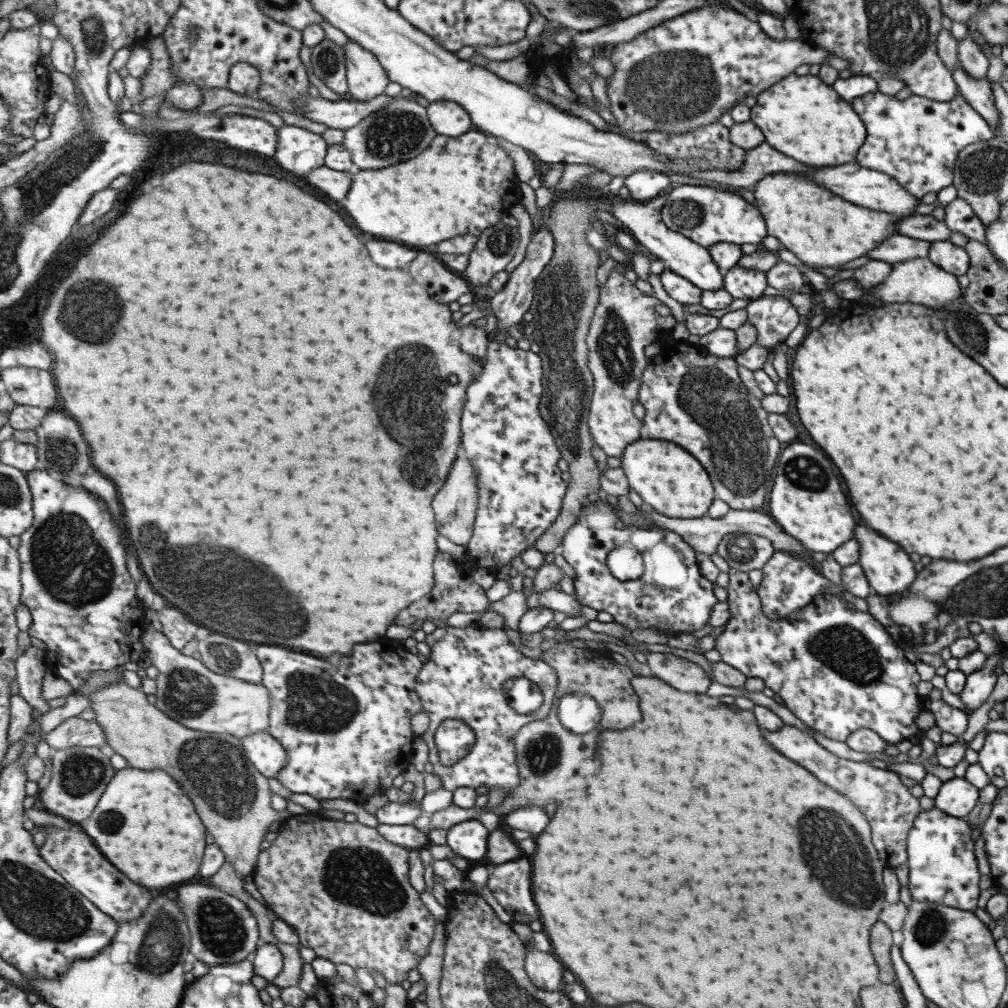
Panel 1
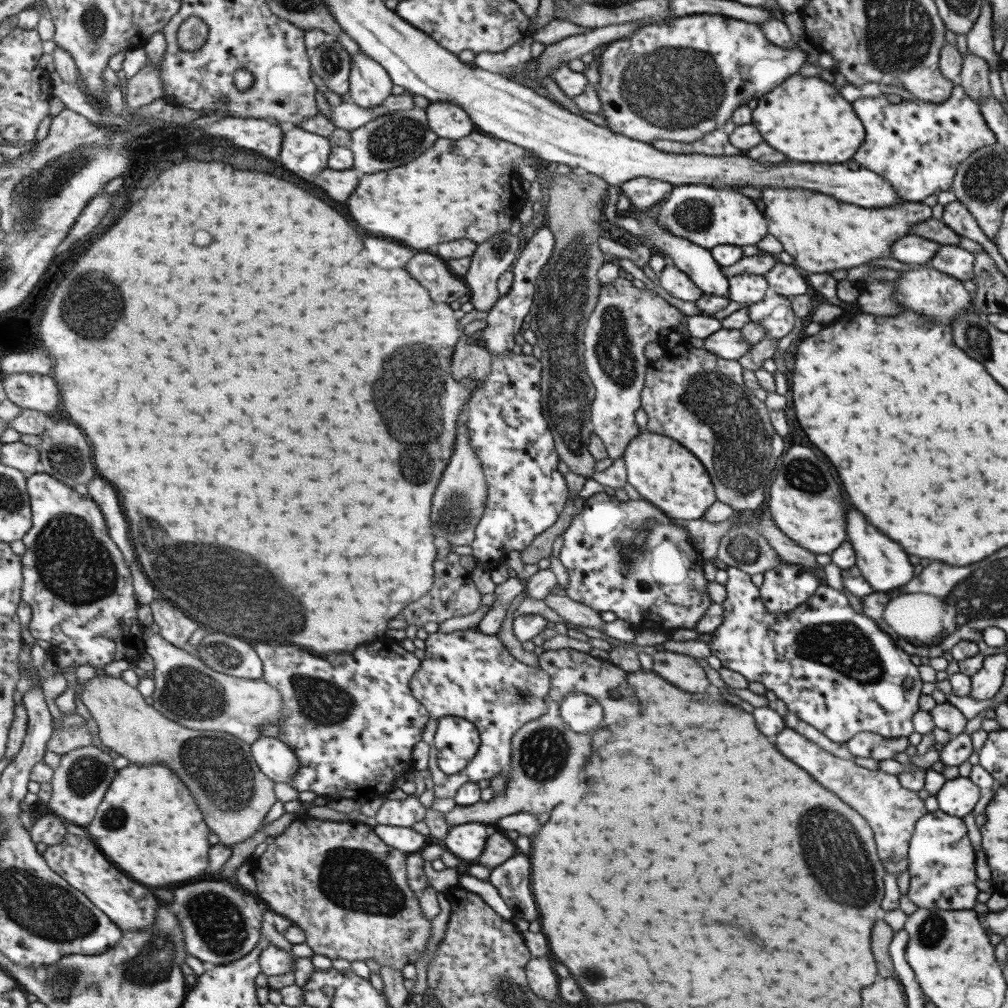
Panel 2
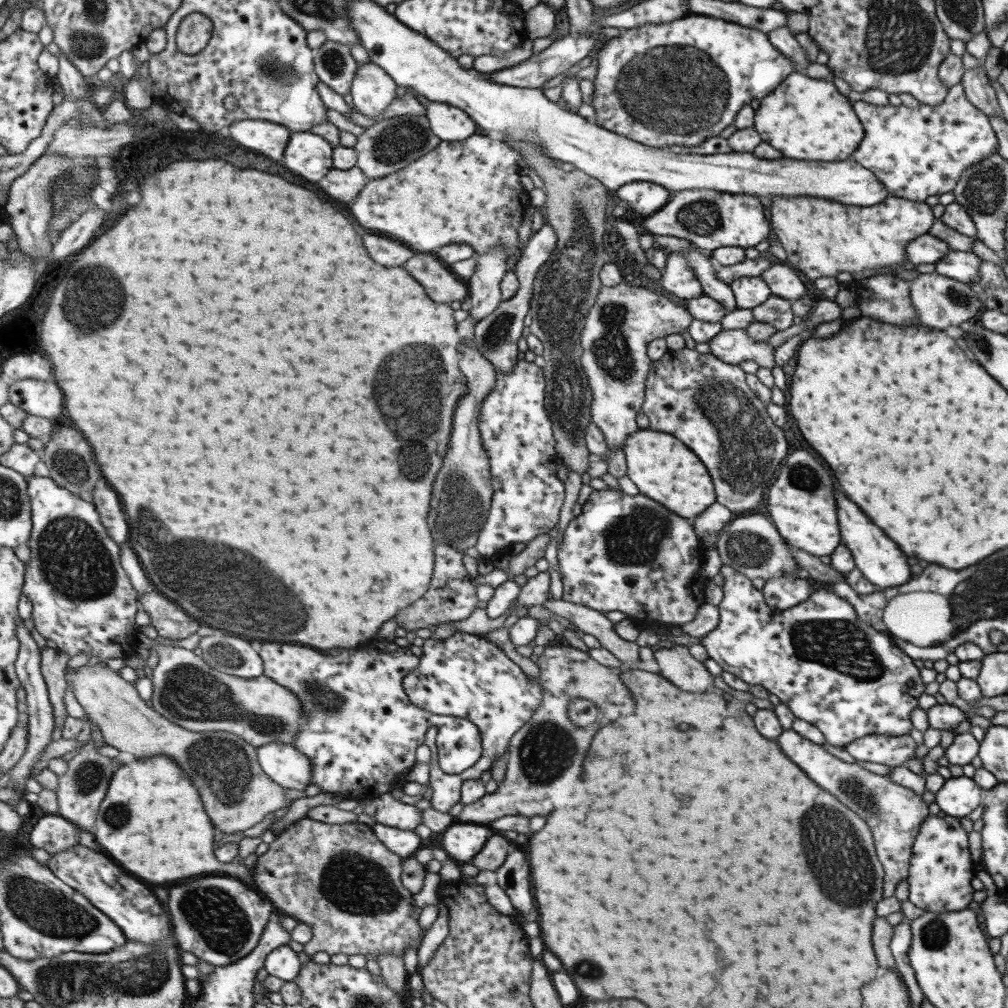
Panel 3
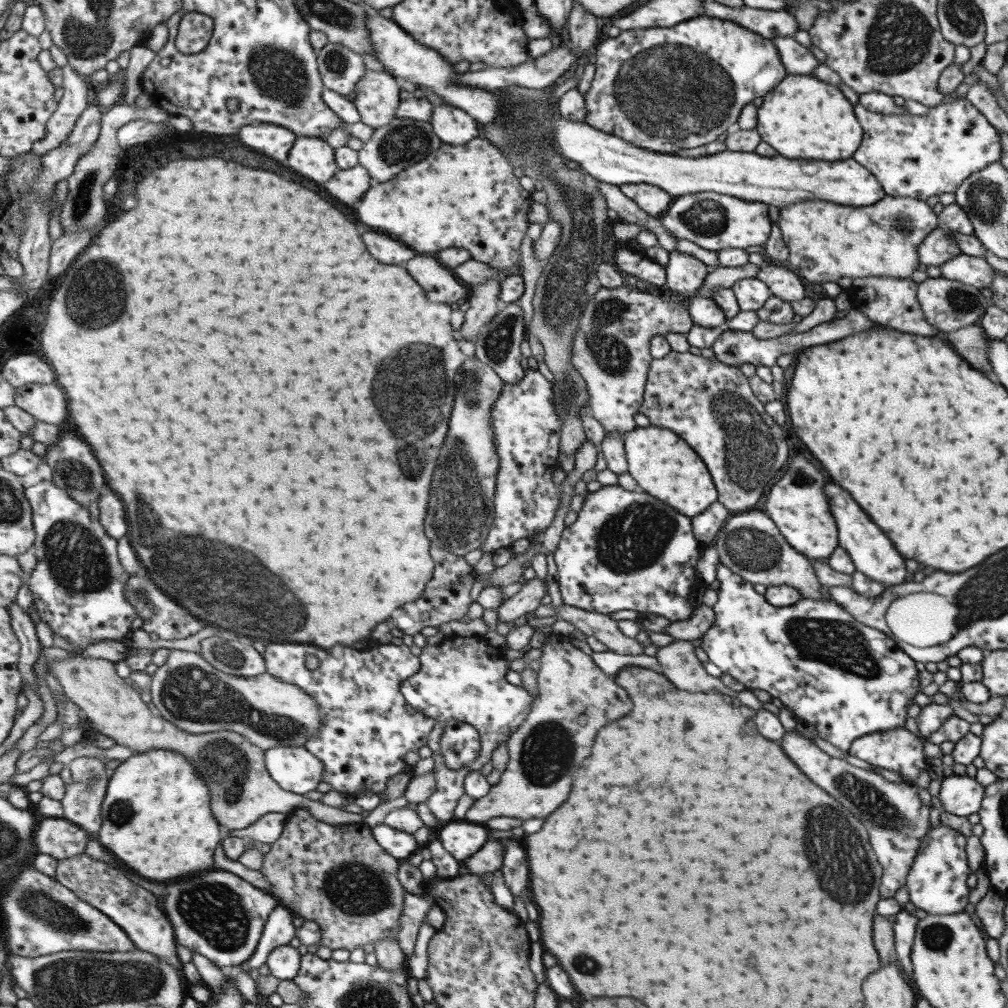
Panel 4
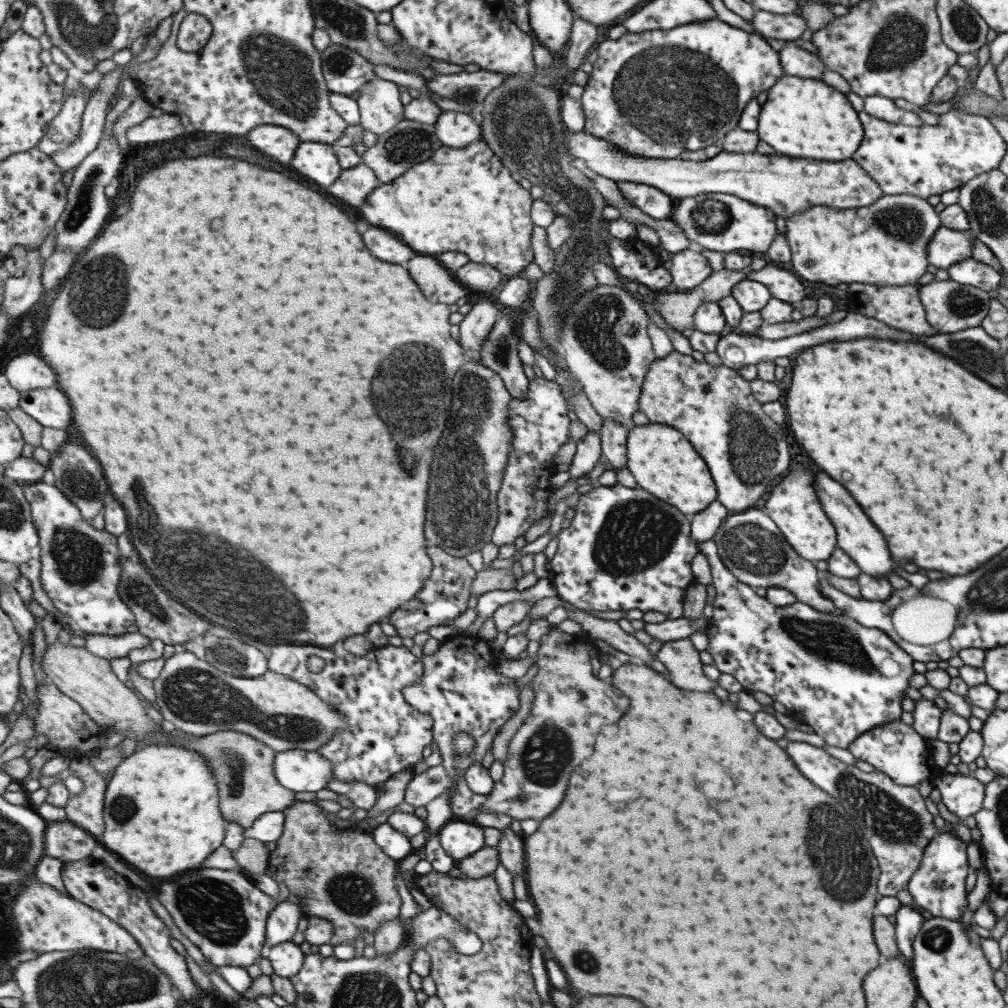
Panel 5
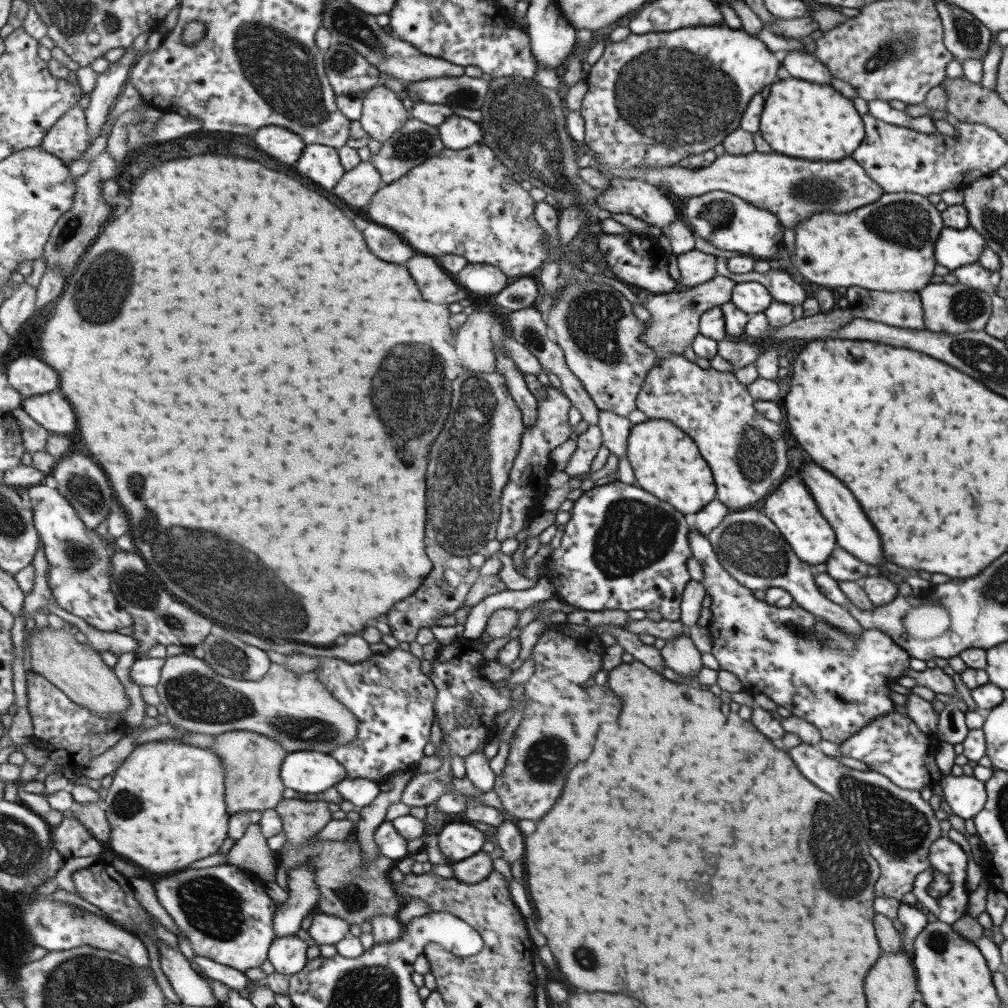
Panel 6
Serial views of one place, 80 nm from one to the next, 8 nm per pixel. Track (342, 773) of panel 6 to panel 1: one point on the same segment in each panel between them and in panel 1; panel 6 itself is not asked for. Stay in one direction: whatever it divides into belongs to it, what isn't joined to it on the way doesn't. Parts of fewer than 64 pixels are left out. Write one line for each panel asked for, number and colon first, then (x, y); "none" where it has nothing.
1: (265, 752)
2: (276, 758)
3: (283, 762)
4: (297, 769)
5: (299, 770)

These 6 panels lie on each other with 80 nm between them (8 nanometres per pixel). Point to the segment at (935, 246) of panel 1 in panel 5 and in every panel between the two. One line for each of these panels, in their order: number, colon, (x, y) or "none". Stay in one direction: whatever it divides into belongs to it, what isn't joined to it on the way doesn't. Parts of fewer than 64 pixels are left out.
2: (954, 261)
3: (962, 266)
4: (972, 270)
5: (967, 271)

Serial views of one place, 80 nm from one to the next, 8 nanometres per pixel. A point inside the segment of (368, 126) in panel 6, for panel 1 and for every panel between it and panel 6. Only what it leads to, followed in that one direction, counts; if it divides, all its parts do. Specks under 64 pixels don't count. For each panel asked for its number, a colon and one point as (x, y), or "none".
1: (367, 77)
2: (371, 84)
3: (374, 90)
4: (377, 95)
5: (380, 103)

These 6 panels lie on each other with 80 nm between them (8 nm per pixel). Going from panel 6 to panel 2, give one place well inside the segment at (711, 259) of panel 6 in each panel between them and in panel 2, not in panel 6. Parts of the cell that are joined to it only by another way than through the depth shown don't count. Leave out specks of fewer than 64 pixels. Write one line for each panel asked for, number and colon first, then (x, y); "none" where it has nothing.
2: (676, 283)
3: (678, 278)
4: (684, 273)
5: (689, 268)

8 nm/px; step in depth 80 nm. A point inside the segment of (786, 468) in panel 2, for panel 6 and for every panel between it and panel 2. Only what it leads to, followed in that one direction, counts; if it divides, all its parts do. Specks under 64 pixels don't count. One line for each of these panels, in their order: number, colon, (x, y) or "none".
3: (800, 503)
4: (795, 504)
5: (792, 505)
6: (790, 508)

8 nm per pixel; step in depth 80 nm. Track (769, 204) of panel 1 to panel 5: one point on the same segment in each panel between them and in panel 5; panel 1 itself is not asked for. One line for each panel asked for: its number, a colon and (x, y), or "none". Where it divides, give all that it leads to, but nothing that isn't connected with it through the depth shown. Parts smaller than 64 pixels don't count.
2: (820, 234)
3: (821, 238)
4: (825, 241)
5: (885, 243)

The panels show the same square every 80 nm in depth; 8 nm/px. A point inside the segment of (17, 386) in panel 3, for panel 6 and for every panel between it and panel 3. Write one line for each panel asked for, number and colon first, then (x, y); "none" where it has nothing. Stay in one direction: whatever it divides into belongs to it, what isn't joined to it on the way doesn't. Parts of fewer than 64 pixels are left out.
4: (48, 403)
5: (50, 407)
6: (53, 411)

